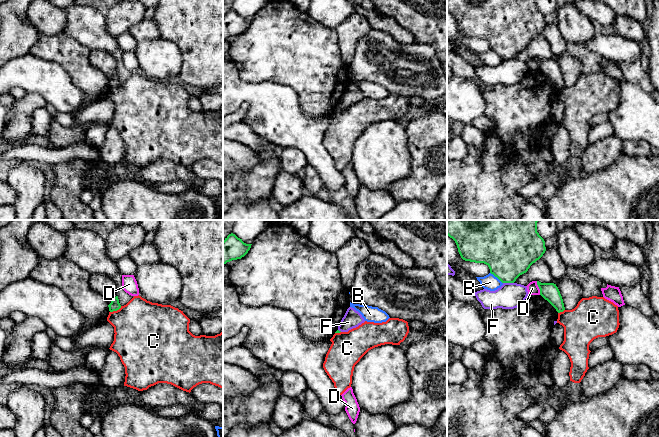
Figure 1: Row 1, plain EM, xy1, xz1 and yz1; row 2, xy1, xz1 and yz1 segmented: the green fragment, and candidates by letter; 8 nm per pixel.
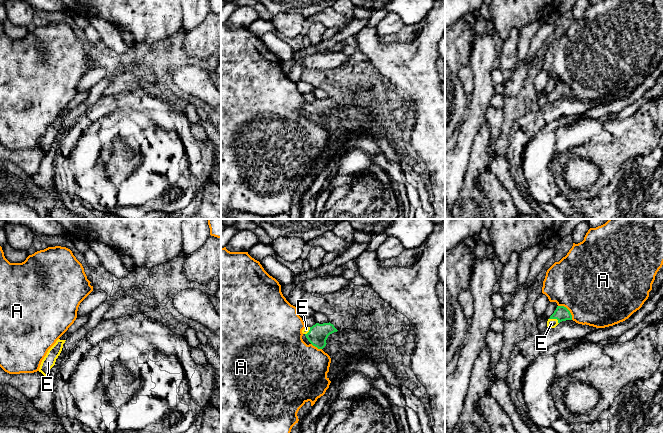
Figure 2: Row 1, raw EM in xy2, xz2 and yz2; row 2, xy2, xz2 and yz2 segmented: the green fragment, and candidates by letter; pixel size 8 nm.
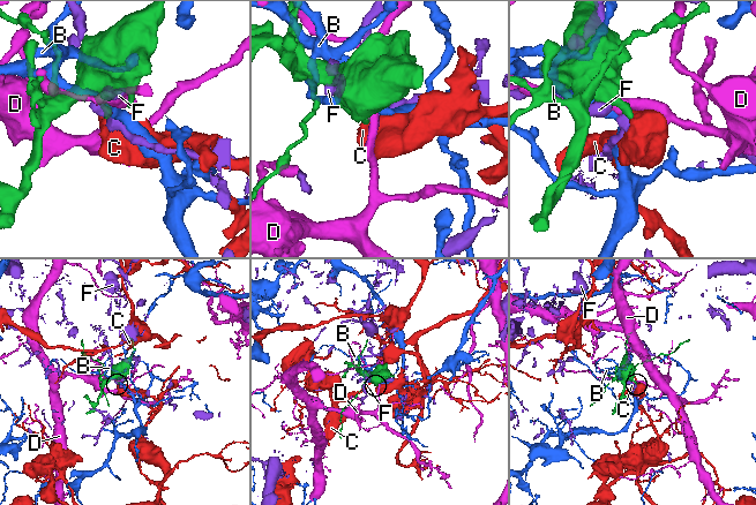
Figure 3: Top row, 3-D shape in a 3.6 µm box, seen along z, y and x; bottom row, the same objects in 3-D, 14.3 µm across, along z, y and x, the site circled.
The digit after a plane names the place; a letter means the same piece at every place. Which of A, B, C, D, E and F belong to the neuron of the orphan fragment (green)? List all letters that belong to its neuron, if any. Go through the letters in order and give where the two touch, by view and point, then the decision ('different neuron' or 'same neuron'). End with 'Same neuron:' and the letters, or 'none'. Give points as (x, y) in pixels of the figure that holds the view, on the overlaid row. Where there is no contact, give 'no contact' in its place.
A: yz2 (568, 310) | different neuron
B: yz1 (496, 276) | different neuron
C: xy1 (115, 310) | different neuron
D: yz1 (539, 288) | different neuron
E: yz2 (555, 318) | same neuron
F: yz1 (508, 282) | different neuron
Same neuron: E

